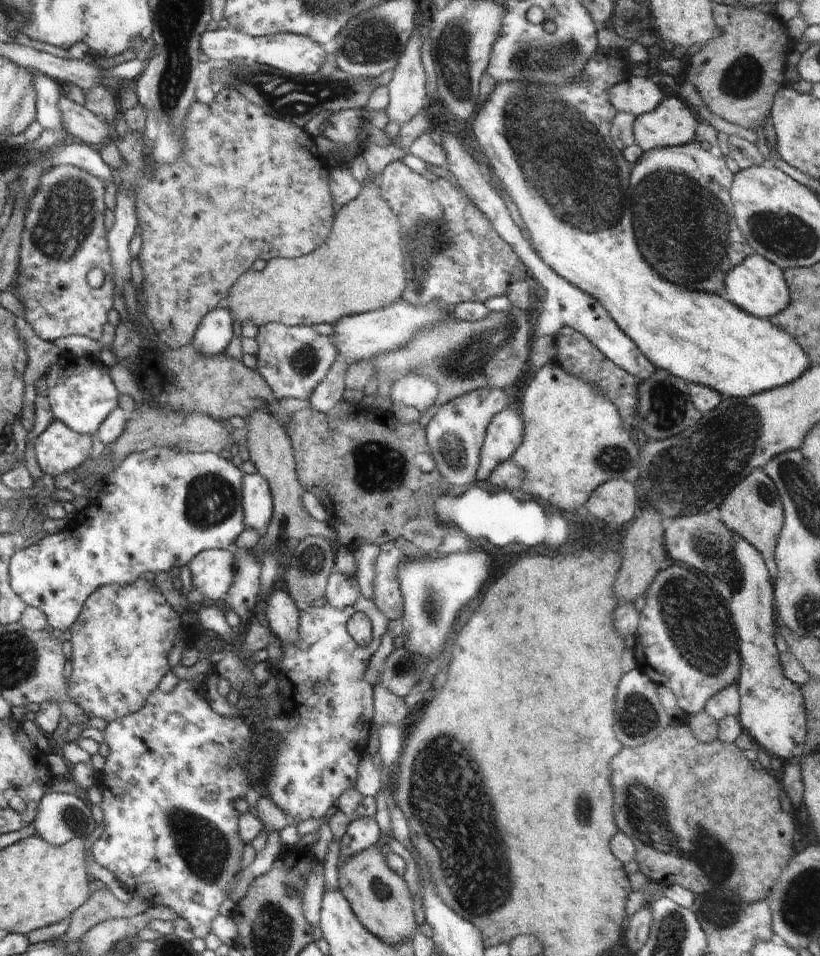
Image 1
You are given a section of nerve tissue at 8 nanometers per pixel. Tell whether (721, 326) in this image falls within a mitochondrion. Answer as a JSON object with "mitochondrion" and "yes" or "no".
{"mitochondrion":"no"}

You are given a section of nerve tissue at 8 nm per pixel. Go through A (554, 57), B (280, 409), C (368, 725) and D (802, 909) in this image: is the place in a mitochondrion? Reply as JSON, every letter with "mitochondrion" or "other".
{"A":"mitochondrion","B":"other","C":"other","D":"mitochondrion"}

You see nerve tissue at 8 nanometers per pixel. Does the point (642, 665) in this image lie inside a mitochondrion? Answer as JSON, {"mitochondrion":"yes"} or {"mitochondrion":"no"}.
{"mitochondrion":"no"}

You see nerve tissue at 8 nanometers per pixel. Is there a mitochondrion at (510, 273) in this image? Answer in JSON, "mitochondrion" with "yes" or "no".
{"mitochondrion":"no"}

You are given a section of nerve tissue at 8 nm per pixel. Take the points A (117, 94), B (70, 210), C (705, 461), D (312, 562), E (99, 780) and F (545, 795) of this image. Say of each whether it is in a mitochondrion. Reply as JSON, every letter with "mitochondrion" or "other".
{"A":"other","B":"mitochondrion","C":"mitochondrion","D":"mitochondrion","E":"other","F":"other"}

